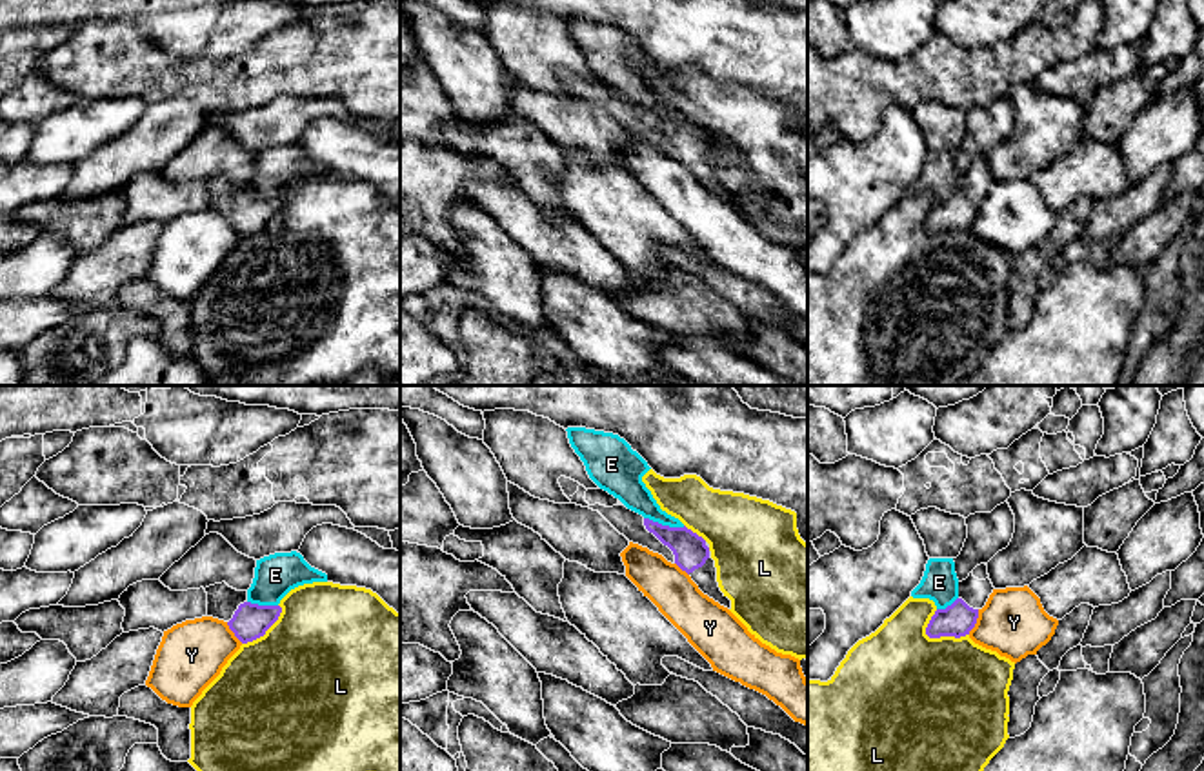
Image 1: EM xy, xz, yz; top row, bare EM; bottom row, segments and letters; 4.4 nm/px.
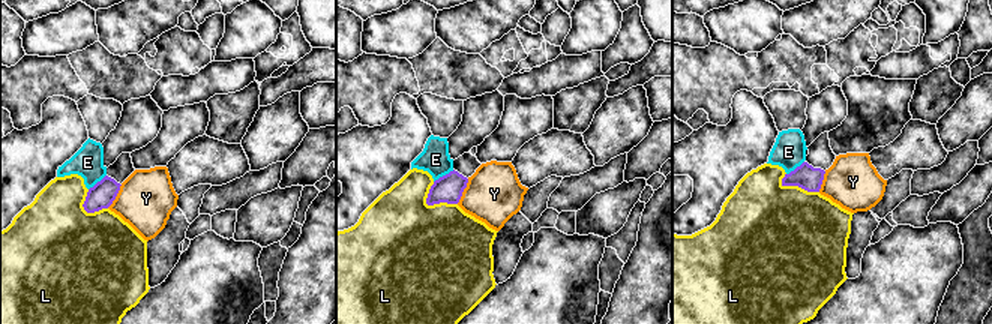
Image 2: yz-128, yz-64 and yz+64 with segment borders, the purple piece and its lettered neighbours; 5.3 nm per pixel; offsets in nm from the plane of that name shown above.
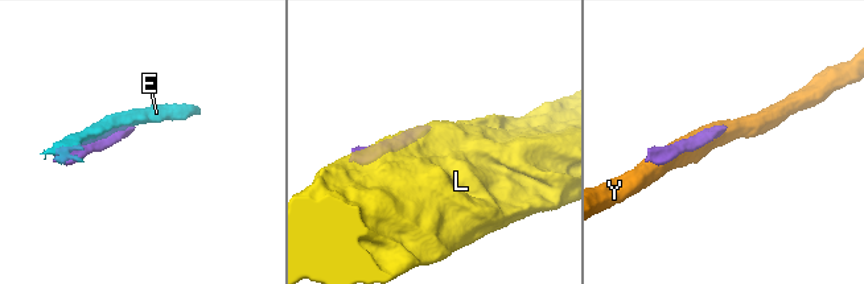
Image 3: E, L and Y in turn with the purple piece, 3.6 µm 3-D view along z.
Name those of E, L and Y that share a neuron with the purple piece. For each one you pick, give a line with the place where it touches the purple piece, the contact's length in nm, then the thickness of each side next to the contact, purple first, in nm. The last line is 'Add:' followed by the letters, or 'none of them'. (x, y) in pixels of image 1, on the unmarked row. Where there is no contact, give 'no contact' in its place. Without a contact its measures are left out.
Add: none of them

